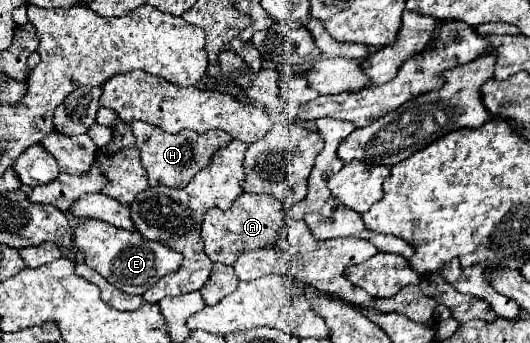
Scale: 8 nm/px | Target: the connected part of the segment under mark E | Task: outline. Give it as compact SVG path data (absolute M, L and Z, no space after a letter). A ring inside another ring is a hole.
M82 220L74 230L74 244L84 254L90 268L130 296L144 294L150 286L154 286L154 282L172 274L182 264L182 254L170 250L168 246L146 240L136 230L120 230L100 220Z

